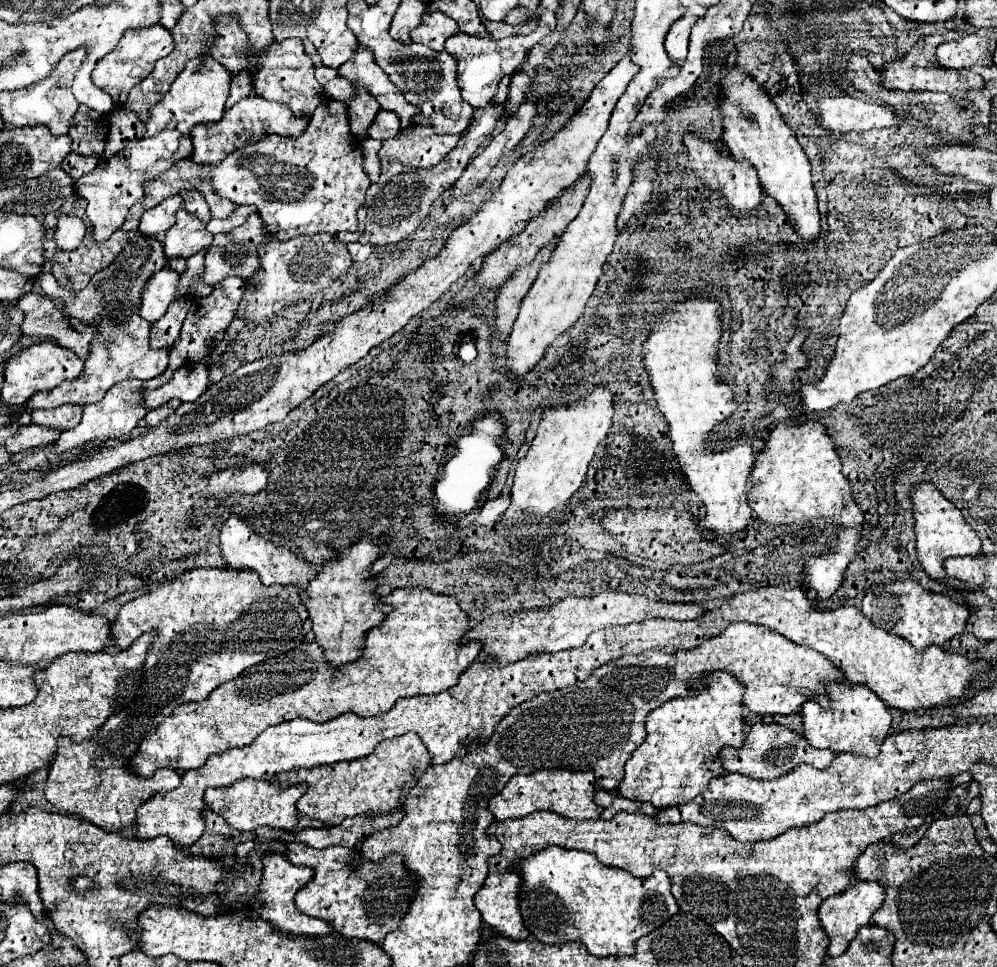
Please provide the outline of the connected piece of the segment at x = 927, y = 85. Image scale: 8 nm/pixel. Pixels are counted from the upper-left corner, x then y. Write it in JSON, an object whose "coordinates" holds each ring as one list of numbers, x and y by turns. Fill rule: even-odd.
{"coordinates":[[937,32,933,36,923,36,919,42,903,56,901,60,887,62,887,66,881,70,881,84,885,88,899,88,899,90,933,90,933,92,947,92,951,96,961,96,965,90,979,88,981,78,977,74,969,74,967,70,951,70,937,64,935,48,945,42,945,32]]}

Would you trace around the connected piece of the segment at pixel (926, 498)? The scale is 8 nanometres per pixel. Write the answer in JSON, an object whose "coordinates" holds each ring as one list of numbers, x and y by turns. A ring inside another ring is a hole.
{"coordinates":[[921,484,911,488,911,500,913,500,913,512,915,512,915,538,917,538,917,558,923,566,923,570,929,574,929,578,937,580,939,584,945,584,959,590,969,592,981,592,981,588,967,586,955,578,949,578,943,572,943,560,951,556,979,556,981,554,981,540,977,538,975,530,965,522,961,510,949,502,933,484]]}

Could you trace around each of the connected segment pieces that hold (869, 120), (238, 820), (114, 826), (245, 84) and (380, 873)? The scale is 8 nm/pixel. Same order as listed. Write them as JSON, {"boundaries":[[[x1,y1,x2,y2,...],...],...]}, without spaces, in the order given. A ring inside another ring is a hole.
{"boundaries":[[[847,94,821,98,817,104,819,104,817,124,827,130,835,130,839,134,899,124,899,118,895,118,887,106,861,102,859,98]],[[241,780,227,788,208,788,204,793,204,800,210,810,223,816,229,826,235,830,255,830,259,826,271,826,281,830,293,830,297,826,297,808,295,802,307,792,307,784,289,786,287,790,283,786,277,786,267,780]],[[231,568,187,570,121,608,117,620,111,624,111,638,117,650,129,648,145,632,157,634,143,662,143,680,139,684,139,690,143,690,143,702,133,702,125,710,111,714,109,720,95,732,95,736,85,742,77,744,65,736,57,740,57,752,45,784,45,796,53,806,63,812,77,814,79,818,89,820,107,832,115,832,135,824,135,812,143,802,159,792,167,792,179,786,181,776,175,770,159,770,151,778,141,778,131,770,129,762,137,754,139,742,149,736,155,726,161,724,163,718,167,718,177,706,193,700,205,700,211,690,229,680,235,680,249,666,297,648,311,630,309,612,301,604,301,596,295,592,295,588,279,584,263,586,255,574,257,572,253,570]],[[247,70,243,72,237,72,231,76,231,92,229,92,229,98,227,98,227,104,225,108,233,108,239,100,251,96,253,92,253,86,251,86,251,74]],[[287,844,287,860,315,870,309,884,299,890,299,910,307,916,331,922,335,930,347,938,381,944,383,938,399,926,417,892,417,878,405,868,403,856,395,854,369,862,359,850,343,846,315,850,307,844]]]}

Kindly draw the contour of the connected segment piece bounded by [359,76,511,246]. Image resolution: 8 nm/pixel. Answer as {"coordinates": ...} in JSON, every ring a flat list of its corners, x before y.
{"coordinates":[[505,76,499,82,499,90,497,90,495,98,491,100,491,104,487,104,485,108,475,110,471,126,465,130,459,144,437,166,427,168,427,170,417,170,417,168,405,168,397,160,381,160,379,180,369,186,367,198,365,198,367,226,365,226,365,232,359,238,361,244,385,246,385,244,401,242,417,230,421,220,427,218,433,200,437,200,447,188,451,188,451,184,455,184,455,180,467,168,467,164,469,164,471,156,475,154,475,150,487,140,487,136,493,132,497,120,503,116,505,102,507,102,507,96,509,96,509,80,511,80,511,76]]}

